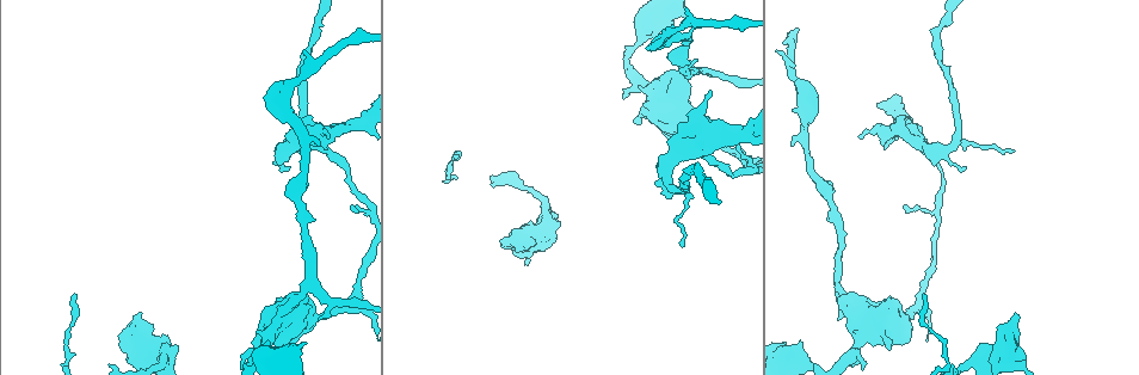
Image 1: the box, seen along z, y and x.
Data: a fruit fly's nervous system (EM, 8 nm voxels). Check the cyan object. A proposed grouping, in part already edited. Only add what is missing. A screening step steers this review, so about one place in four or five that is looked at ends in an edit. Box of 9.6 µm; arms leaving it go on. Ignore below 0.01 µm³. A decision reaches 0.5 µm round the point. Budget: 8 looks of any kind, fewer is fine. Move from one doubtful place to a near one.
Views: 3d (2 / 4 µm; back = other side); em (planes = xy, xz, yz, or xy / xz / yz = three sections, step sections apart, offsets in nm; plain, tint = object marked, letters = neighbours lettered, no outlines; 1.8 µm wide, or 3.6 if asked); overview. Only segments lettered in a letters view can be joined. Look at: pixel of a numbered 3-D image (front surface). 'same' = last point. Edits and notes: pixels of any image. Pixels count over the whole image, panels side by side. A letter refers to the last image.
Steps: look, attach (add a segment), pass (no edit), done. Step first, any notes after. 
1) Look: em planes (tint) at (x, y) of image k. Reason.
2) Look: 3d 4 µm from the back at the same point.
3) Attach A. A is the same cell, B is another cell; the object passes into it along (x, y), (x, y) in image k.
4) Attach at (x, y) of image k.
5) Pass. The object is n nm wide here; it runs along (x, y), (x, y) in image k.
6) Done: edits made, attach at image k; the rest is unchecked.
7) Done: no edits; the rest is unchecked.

Look: 3d 2 µm from the back at (74, 294) of image 1. Thin end.

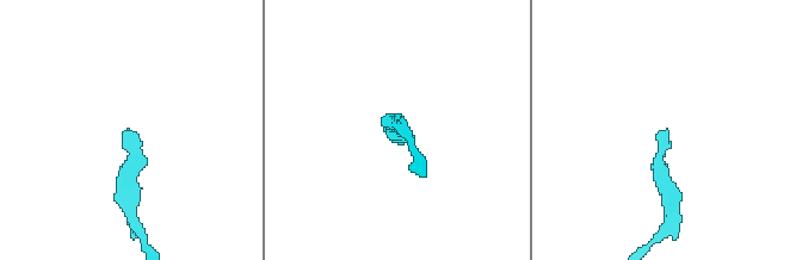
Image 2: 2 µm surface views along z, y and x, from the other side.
Look: em planes (letters) at (664, 130) of image 2. Now the EM.

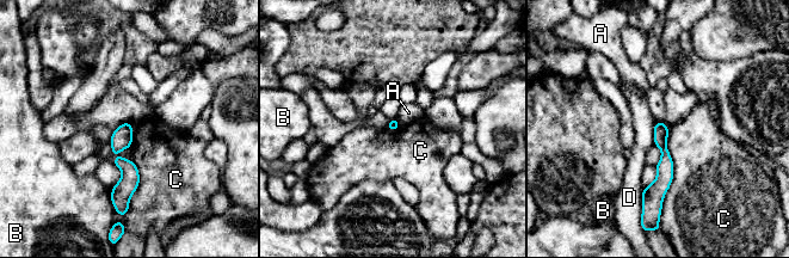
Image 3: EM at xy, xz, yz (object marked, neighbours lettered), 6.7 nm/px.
Pass. A, B, C and D are other cells; it runs along (128, 126), (115, 149), (127, 167), (119, 196) in image 3; no lettered segment goes on from it.

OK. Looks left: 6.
Look: 3d 4 µm at (275, 343) of image 1. Stops while still wide.

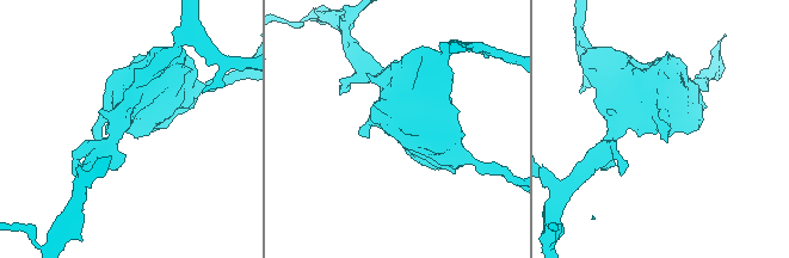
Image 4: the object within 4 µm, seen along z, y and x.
Look: em 3.6 µm planes (tint) at (130, 133) of image 4.

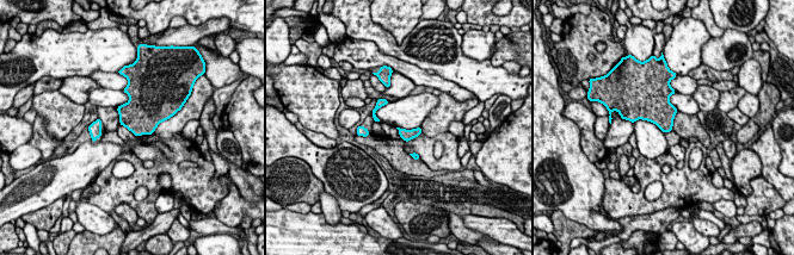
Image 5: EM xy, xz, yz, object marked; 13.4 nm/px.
Look: em 3.6 µm planes (letters) at the same point. See the neighbours.

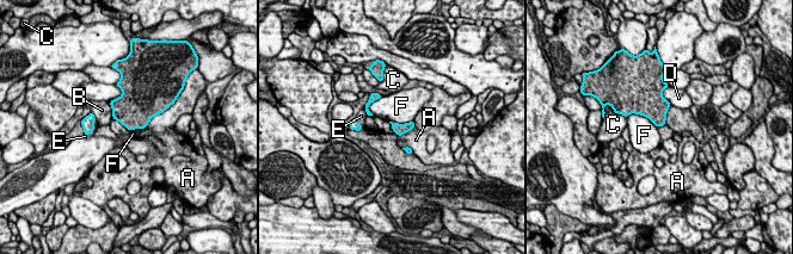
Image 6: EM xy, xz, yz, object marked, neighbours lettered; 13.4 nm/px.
Attach E. E is the same cell, A, B, C, D and F are other cells; the object passes into it along (87, 123), (93, 128), (96, 123) in image 6; it goes on there.

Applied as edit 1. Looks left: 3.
Look: em planes (letters) at (326, 148) of image 1. Branch stops here.

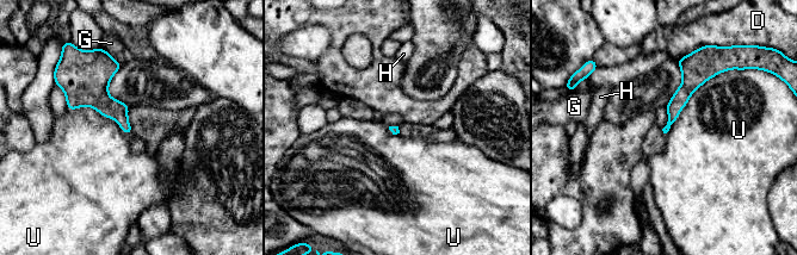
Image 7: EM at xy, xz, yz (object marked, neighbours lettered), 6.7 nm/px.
Pass. D, G, H and U are other cells; a border runs along (723, 70), (693, 92), (666, 134) in image 7; none of them fits.

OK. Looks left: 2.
Done: edits made, attach at image 6; the rest is unchecked.

